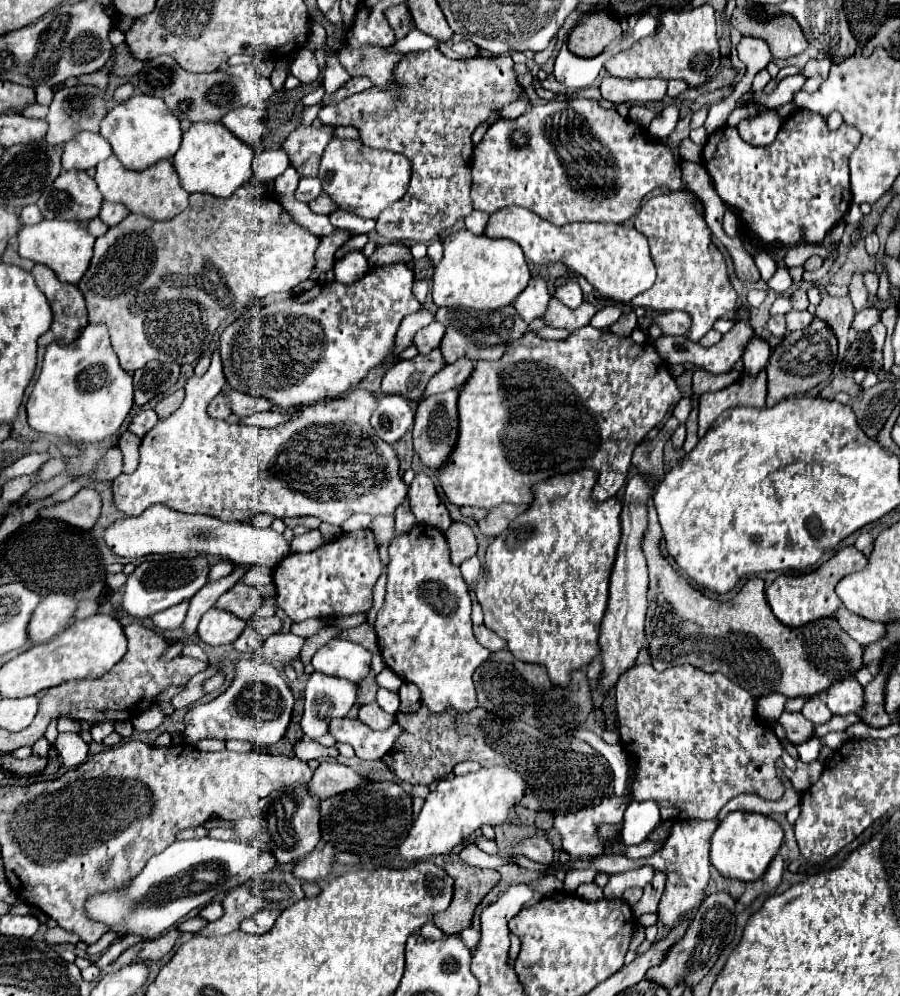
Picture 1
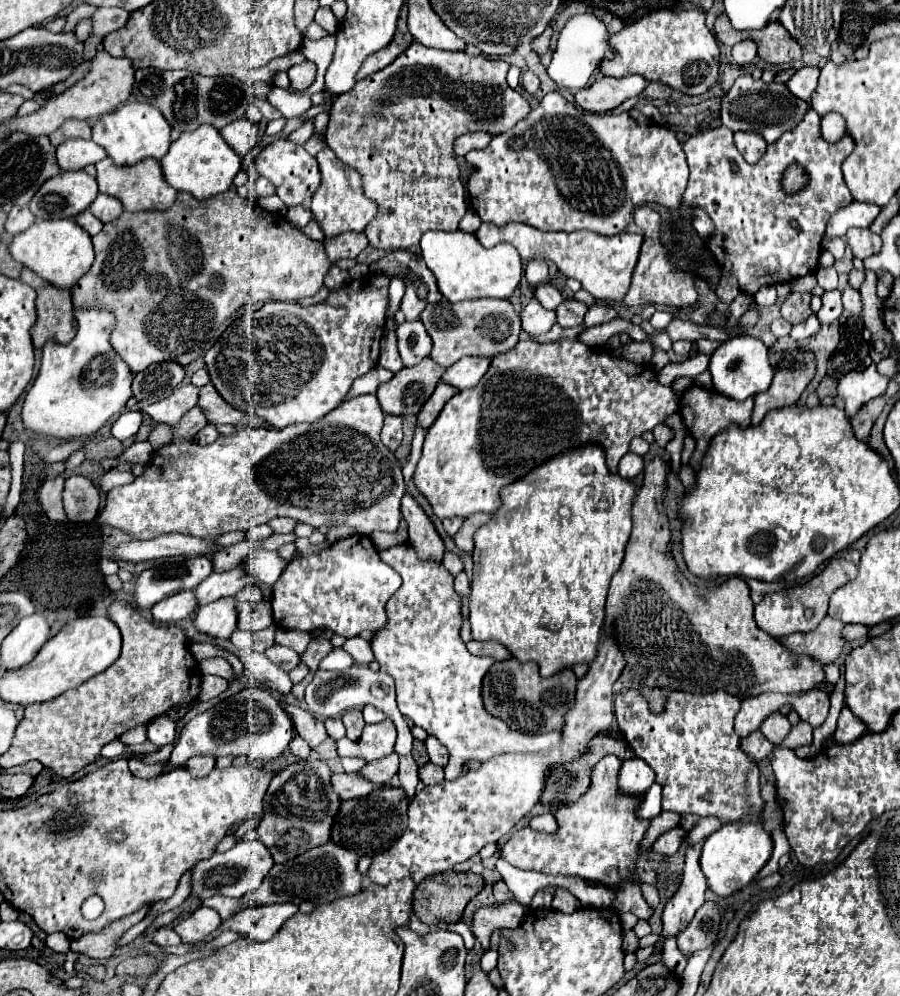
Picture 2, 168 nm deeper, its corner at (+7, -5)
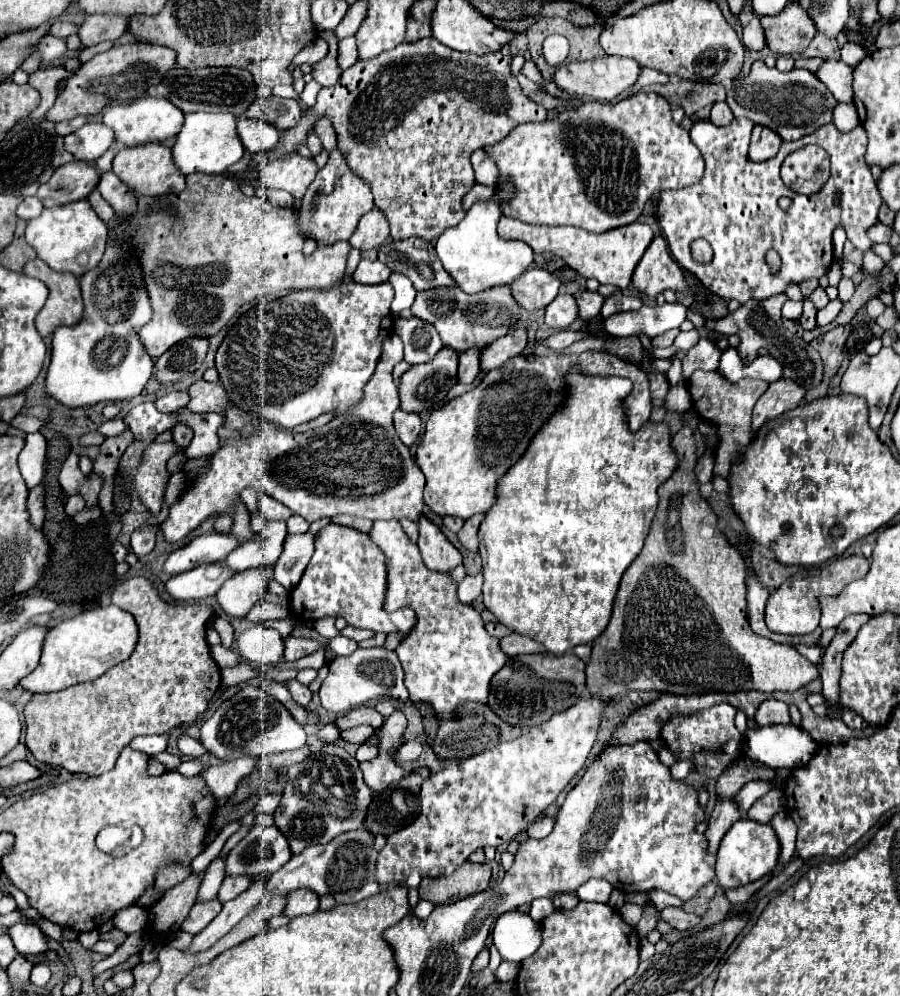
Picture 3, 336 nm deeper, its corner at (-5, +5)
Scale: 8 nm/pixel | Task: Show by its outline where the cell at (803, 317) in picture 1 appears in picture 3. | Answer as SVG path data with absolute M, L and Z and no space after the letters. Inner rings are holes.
M837 298L837 300L831 300L825 308L819 310L819 314L817 314L817 324L819 324L819 326L825 326L825 324L833 322L833 320L837 318L837 314L841 312L841 308L843 308L843 302L841 302L839 298Z

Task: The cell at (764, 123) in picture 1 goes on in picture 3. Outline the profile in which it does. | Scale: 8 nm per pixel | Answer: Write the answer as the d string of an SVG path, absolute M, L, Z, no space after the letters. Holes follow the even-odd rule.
M755 126L753 128L753 138L751 138L751 160L755 162L763 162L773 158L779 148L781 148L783 140L779 138L777 132L773 132L771 128L763 128L763 126Z

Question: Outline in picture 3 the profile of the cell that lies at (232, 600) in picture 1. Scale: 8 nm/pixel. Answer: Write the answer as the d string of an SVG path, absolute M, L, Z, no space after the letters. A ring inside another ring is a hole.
M259 600L249 612L247 612L247 620L251 622L267 622L267 620L277 620L277 618L287 618L289 616L289 608L283 608L283 606L277 606L277 604L271 604L267 600Z

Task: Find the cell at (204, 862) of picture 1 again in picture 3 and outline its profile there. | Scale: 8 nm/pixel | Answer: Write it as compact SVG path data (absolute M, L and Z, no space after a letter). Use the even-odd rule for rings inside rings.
M259 826L253 830L229 852L225 874L227 876L259 876L277 872L291 858L291 848L287 838L275 826Z

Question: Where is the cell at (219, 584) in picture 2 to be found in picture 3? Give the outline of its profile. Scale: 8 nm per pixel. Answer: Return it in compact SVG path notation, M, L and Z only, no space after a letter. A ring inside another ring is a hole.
M283 520L267 522L259 534L255 534L251 540L239 544L227 556L225 564L235 572L275 564L283 552L285 536L287 536L287 524Z

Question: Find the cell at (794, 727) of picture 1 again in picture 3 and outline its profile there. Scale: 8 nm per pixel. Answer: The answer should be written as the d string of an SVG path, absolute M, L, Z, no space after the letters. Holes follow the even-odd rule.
M765 700L755 712L755 722L759 726L771 726L771 724L789 724L789 712L787 704L781 700Z

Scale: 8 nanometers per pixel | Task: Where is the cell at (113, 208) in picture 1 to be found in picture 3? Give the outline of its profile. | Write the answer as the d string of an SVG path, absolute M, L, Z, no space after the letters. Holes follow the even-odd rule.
M101 172L97 190L113 206L113 210L117 214L131 214L131 212L135 212L137 198L131 194L131 190L113 172Z

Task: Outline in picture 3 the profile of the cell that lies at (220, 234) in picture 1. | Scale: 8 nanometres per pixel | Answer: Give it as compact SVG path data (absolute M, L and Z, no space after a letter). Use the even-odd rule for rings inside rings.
M195 172L195 174L189 174L187 176L187 188L179 194L167 194L167 196L141 196L137 200L137 212L131 216L131 220L123 222L113 236L119 236L123 240L131 240L137 248L137 254L141 258L141 266L143 266L143 274L145 274L145 284L147 284L147 292L149 292L149 298L151 298L151 306L153 306L153 318L149 324L145 324L139 332L141 336L141 342L145 346L145 350L149 352L151 358L157 358L161 356L163 352L167 352L173 344L185 340L185 338L191 338L191 336L215 336L231 318L233 314L247 302L259 298L259 296L277 296L281 297L293 290L309 290L309 288L329 288L333 284L337 284L343 274L345 274L345 266L347 266L347 256L349 256L349 250L351 250L351 244L349 242L337 242L333 246L327 246L327 248L317 248L313 252L313 256L305 258L303 256L303 238L299 236L297 232L297 214L293 208L281 208L281 206L273 206L269 200L261 200L259 196L253 196L253 198L247 198L239 184L231 178L225 178L225 176L207 176L207 174L201 174L201 172Z

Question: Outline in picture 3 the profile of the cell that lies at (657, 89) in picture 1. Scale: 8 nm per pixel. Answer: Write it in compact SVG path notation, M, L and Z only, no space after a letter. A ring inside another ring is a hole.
M601 56L601 58L593 58L593 60L569 62L569 64L557 66L557 70L553 74L553 82L557 84L559 90L563 90L569 96L587 96L587 98L593 98L599 102L611 102L617 98L617 94L621 94L623 90L627 90L629 86L635 84L639 72L641 72L639 64L631 58Z

